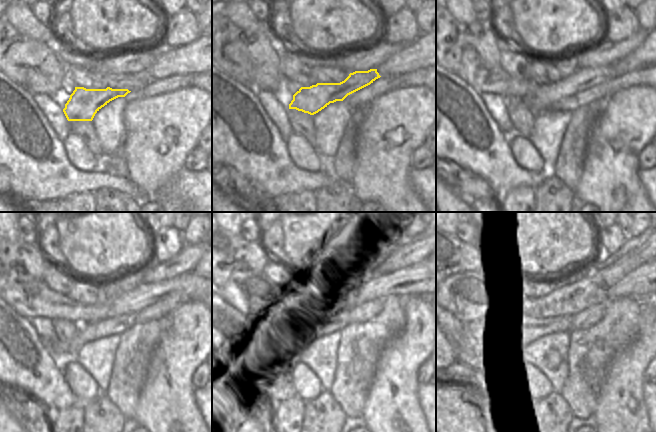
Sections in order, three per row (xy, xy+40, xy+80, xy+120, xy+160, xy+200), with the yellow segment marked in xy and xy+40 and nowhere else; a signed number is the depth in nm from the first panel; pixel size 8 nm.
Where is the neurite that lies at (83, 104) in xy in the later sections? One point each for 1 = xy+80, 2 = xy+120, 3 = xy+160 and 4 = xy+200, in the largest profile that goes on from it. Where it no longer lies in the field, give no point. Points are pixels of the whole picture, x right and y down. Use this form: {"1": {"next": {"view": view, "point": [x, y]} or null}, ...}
{"1": {"next": {"view": "xy+80", "point": [541, 100]}}, "2": {"next": {"view": "xy+120", "point": [144, 295]}}, "3": {"next": {"view": "xy+160", "point": [415, 280]}}, "4": {"next": {"view": "xy+200", "point": [638, 284]}}}

